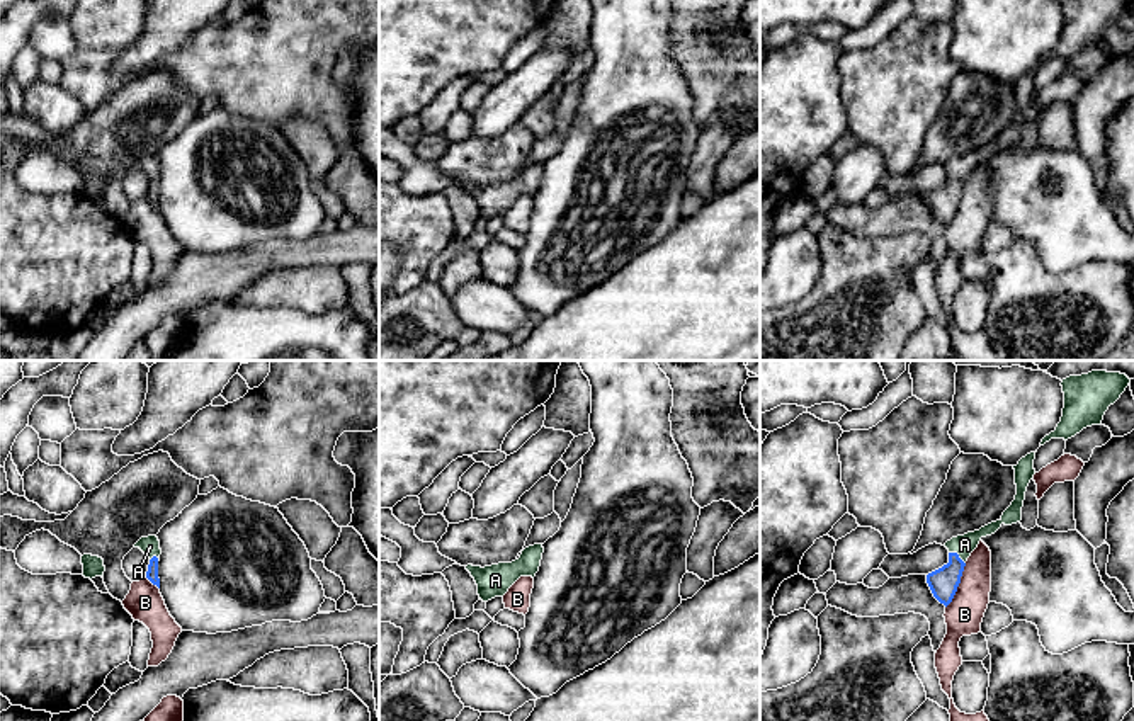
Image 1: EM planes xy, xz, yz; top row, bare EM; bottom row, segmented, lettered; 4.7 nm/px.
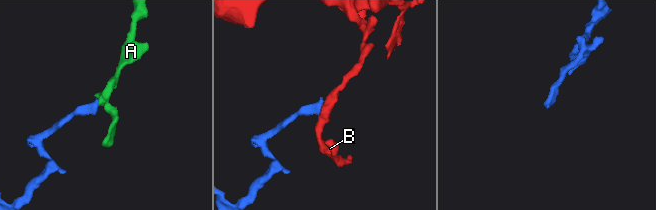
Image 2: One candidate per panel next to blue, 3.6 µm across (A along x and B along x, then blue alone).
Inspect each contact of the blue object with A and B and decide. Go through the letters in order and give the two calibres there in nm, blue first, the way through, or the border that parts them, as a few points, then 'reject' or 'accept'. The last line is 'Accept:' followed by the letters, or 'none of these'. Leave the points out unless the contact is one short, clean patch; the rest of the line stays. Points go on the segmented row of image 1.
A: 140 nm thick on the blue side, 100 nm on the other; runs through yz (942, 582), (952, 572), (958, 555), (964, 545); accept
B: 140 nm thick on the blue side, 180 nm on the other; border along yz (966, 563), (958, 590), (946, 607); reject
Accept: A

